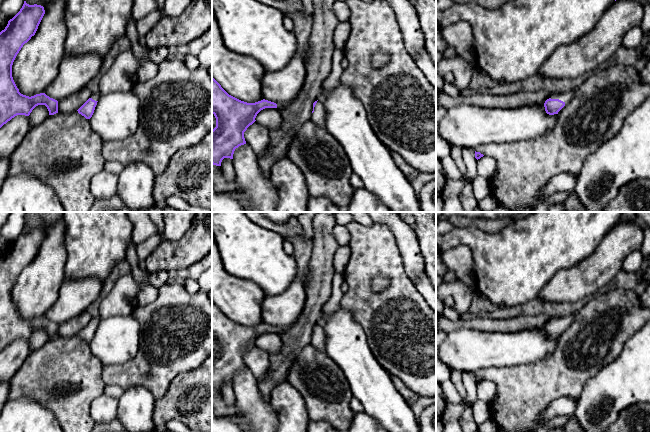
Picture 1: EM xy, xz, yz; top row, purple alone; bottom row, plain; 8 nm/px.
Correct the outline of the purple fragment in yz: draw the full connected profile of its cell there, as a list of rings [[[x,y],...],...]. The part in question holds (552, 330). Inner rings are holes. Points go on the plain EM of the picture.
[[[577,313],[565,316],[554,316],[544,327],[545,335],[549,339],[558,338],[558,336],[574,322]]]

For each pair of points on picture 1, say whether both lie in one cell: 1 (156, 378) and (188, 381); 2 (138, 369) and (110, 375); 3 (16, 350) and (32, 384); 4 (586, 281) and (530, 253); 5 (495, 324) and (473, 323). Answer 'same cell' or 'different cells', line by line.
1: different cells
2: same cell
3: different cells
4: different cells
5: same cell

